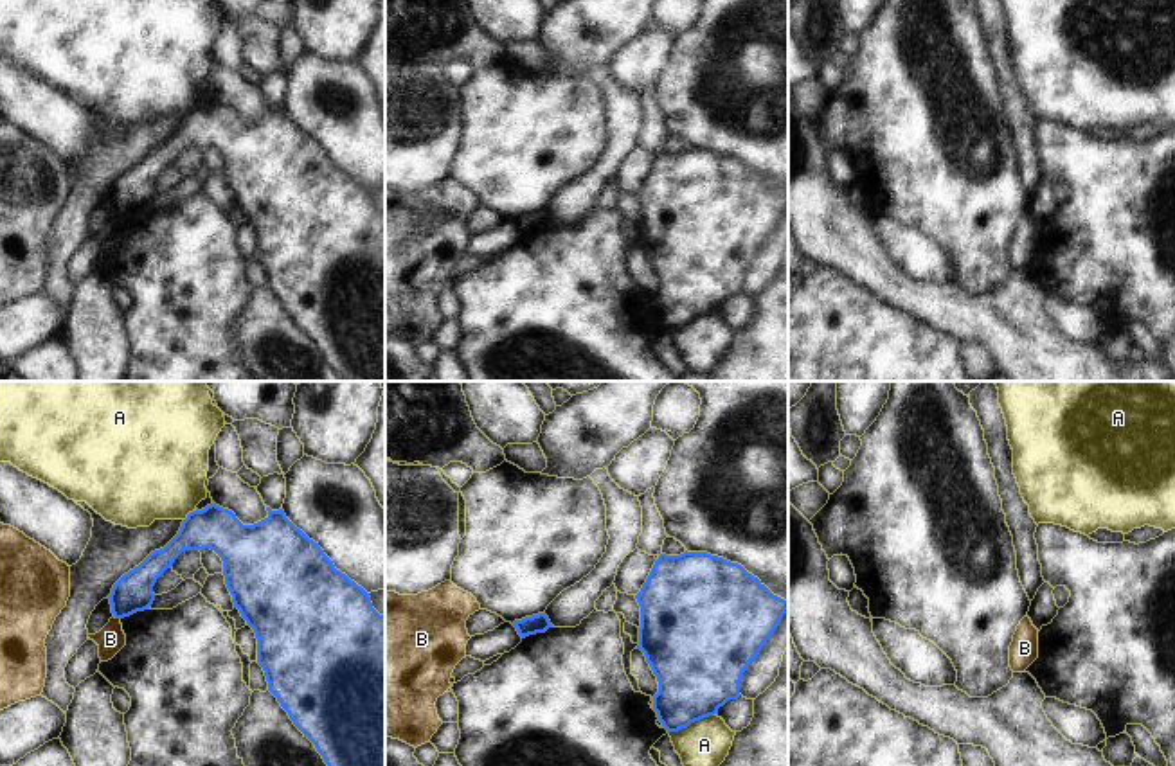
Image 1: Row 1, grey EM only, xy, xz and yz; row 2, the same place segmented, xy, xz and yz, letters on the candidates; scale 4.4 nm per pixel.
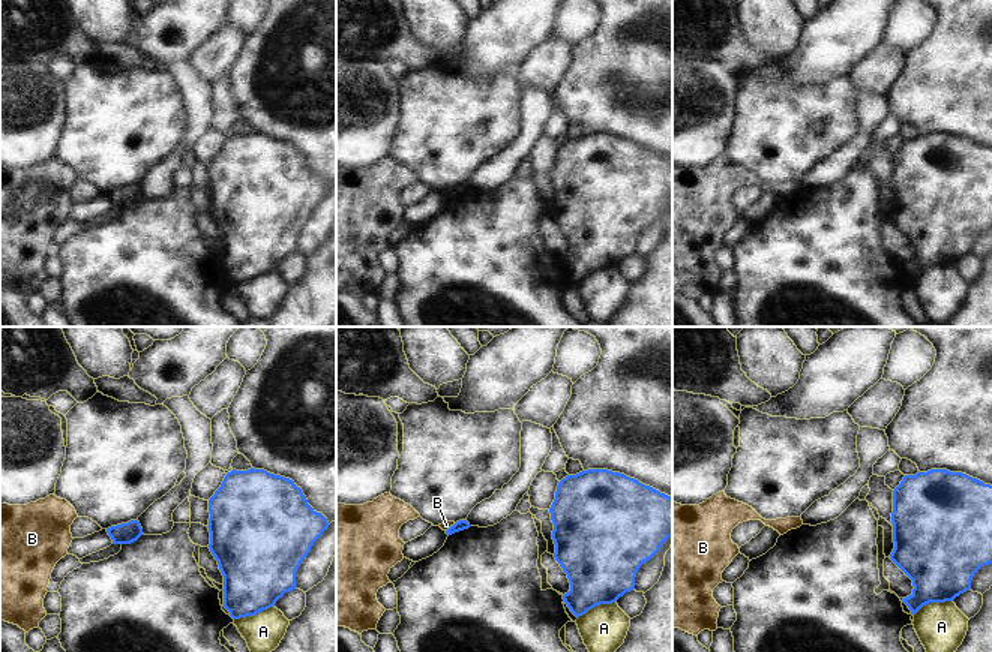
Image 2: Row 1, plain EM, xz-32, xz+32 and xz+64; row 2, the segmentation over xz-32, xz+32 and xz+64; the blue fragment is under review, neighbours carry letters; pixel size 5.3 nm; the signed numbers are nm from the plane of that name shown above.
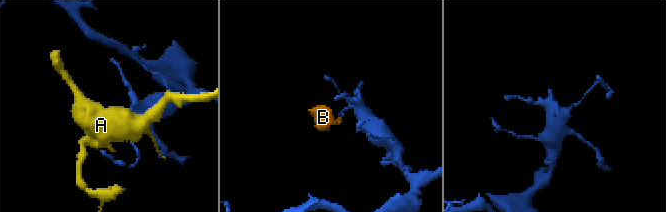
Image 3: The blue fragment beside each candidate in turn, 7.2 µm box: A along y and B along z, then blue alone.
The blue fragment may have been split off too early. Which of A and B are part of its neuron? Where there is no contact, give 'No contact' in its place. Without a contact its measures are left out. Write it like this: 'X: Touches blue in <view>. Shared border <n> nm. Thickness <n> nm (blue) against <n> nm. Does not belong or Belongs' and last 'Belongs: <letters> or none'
A: Touches blue in xz. Shared border 240 nm. Thickness 380 nm (blue) against 220 nm. Does not belong
B: Touches blue in xy. Shared border 40 nm. Thickness 180 nm (blue) against 120 nm. Does not belong
Belongs: none

